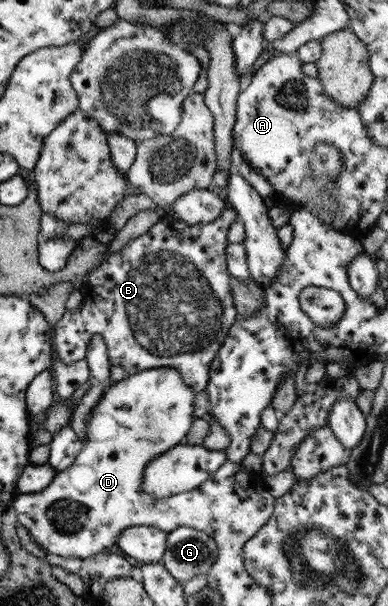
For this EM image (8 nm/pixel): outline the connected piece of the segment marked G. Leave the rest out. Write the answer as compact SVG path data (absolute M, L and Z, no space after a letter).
M181 526L168 533L166 551L161 560L170 575L175 577L178 583L183 584L198 574L207 575L209 569L216 562L217 554L217 543L212 537L195 528Z

